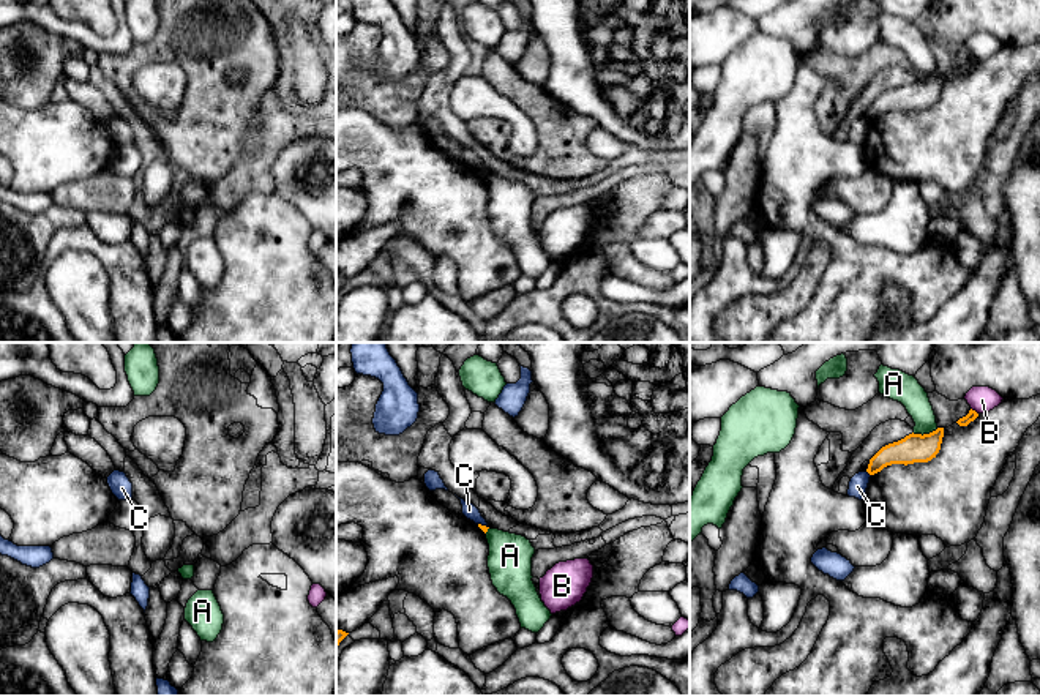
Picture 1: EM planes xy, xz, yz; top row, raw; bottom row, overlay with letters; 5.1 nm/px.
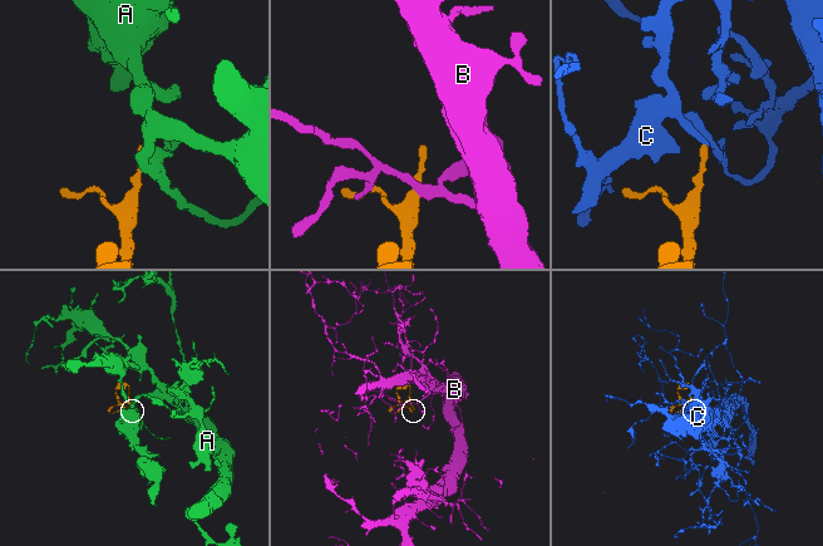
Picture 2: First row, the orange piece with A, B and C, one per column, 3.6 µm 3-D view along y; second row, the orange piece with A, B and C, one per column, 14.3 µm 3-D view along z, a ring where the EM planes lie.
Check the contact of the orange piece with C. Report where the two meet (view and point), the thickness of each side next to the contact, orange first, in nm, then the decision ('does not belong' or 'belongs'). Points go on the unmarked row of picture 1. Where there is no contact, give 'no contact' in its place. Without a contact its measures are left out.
yz (868, 119) | 140/100 nm | does not belong

